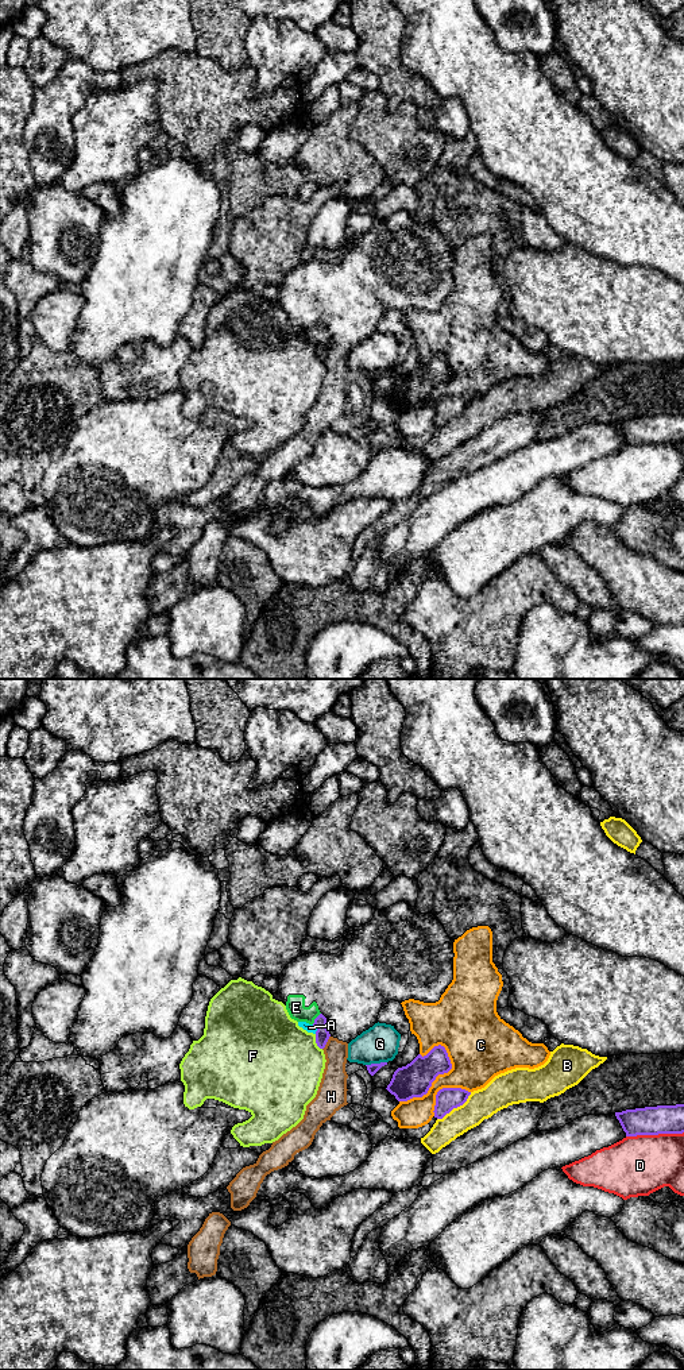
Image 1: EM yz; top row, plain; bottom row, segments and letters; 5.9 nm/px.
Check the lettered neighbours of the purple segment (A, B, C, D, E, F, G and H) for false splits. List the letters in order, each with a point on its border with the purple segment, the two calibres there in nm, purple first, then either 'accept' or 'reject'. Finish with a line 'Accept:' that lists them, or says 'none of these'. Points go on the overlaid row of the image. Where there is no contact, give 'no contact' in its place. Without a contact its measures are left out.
A: yz (316, 1027) | 80/50 nm | reject
B: yz (455, 1107) | 140/180 nm | reject
C: yz (435, 1079) | 200/280 nm | reject
D: yz (654, 1134) | 180/360 nm | reject
E: yz (316, 1018) | 80/110 nm | reject
F: yz (316, 1042) | 80/500 nm | reject
G: yz (375, 1064) | 60/220 nm | reject
H: yz (327, 1041) | 80/150 nm | reject
Accept: none of these

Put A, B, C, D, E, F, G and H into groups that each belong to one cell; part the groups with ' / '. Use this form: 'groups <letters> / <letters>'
groups A F / B / C / D / E H / G

